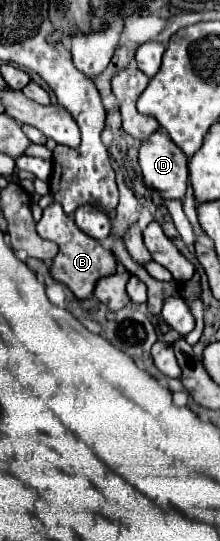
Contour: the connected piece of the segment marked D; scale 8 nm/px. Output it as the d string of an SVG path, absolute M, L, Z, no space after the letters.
M156 131L142 143L140 167L146 187L158 191L162 199L184 197L188 187L188 159L164 131Z

